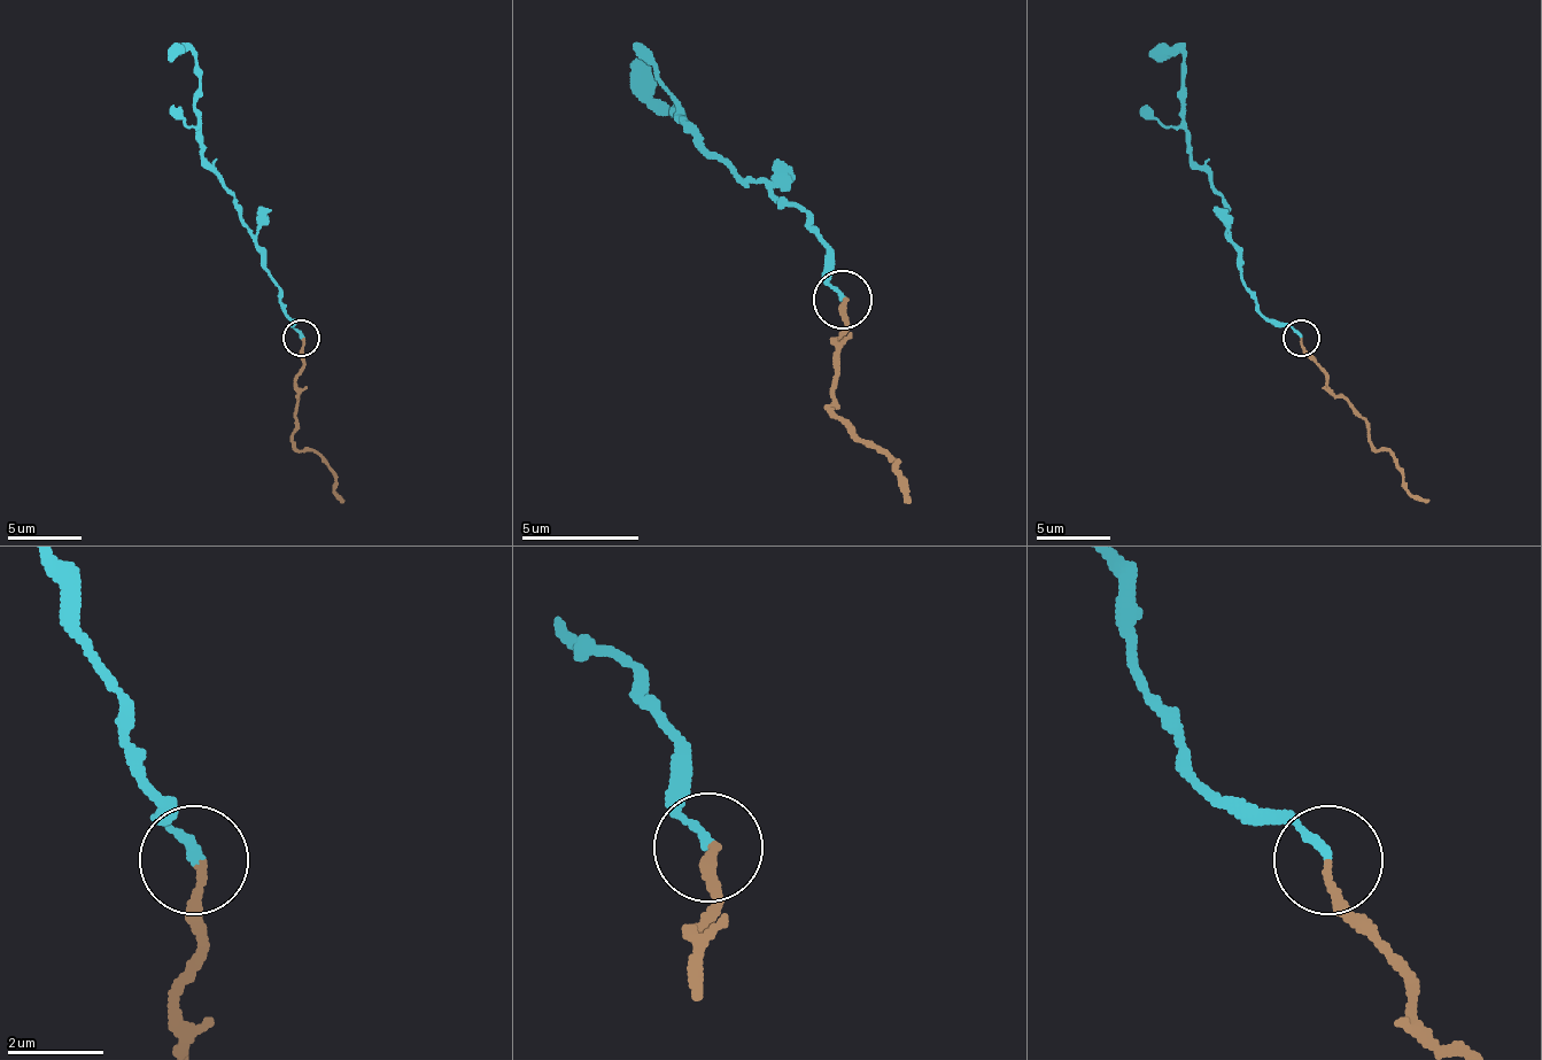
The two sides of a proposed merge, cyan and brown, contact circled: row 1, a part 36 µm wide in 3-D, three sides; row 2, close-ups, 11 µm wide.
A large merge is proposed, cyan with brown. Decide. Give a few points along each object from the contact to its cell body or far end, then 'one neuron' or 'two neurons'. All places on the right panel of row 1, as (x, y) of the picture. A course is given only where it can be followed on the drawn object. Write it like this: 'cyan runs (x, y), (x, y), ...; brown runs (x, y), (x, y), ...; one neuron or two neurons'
cyan runs (1302, 337), (1257, 307), (1242, 281), (1242, 252), (1227, 230), (1227, 203), (1191, 159), (1184, 55), (1151, 55); brown runs (1302, 337), (1302, 351), (1324, 373), (1324, 385), (1365, 422), (1369, 445), (1391, 451), (1402, 485), (1428, 503); one neuron

